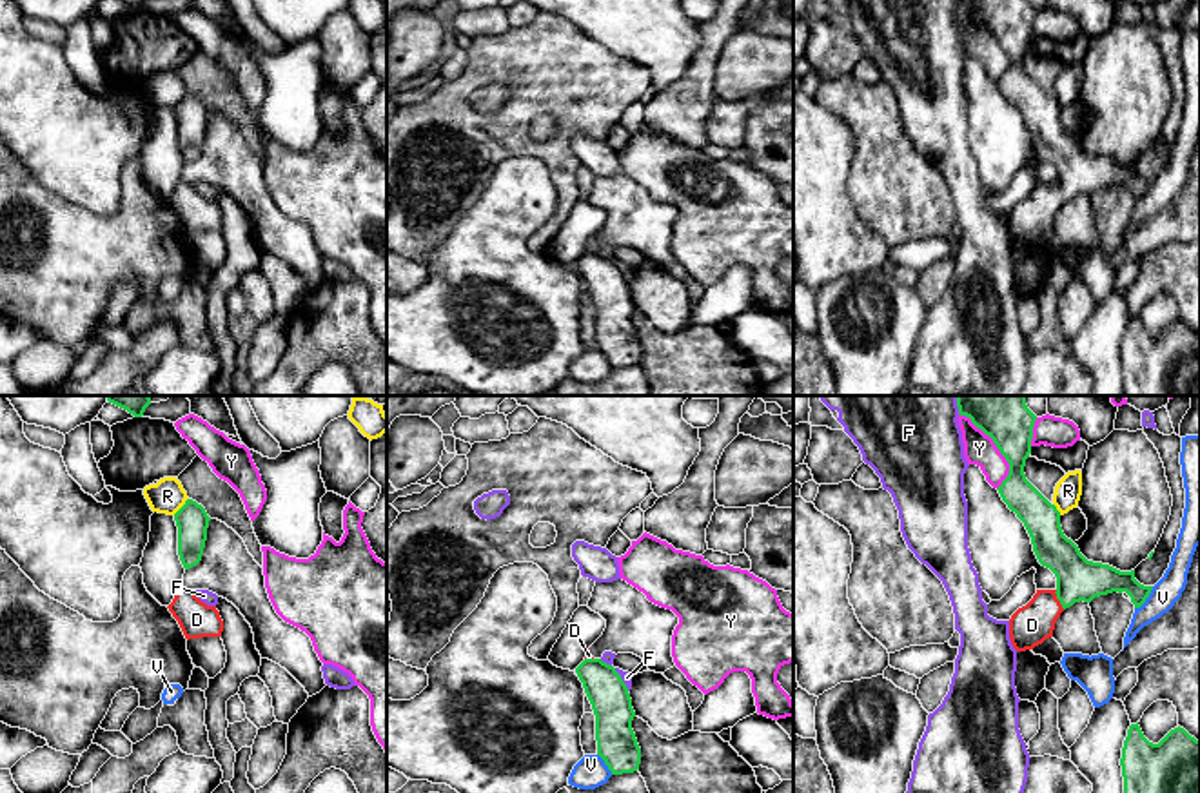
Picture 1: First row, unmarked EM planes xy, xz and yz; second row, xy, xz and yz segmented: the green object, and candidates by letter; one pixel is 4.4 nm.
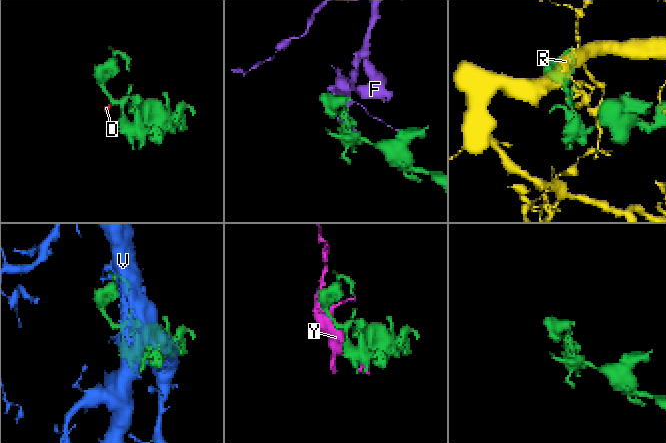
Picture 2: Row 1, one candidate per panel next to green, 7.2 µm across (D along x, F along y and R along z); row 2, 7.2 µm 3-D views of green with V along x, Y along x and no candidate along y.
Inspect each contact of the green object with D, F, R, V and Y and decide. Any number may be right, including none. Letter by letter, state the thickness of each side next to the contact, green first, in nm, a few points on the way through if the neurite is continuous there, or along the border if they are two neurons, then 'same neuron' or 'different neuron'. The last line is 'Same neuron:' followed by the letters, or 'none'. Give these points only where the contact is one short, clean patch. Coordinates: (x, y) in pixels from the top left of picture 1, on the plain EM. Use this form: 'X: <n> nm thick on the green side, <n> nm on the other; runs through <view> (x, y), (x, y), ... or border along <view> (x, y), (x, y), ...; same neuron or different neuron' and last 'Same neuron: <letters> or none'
D: 190 nm thick on the green side, 180 nm on the other; runs through yz (1079, 173), (1059, 193), (1032, 218); same neuron
F: 180 nm thick on the green side, 50 nm on the other; different neuron
R: 140 nm thick on the green side, 160 nm on the other; different neuron
V: 160 nm thick on the green side, 120 nm on the other; different neuron
Y: 190 nm thick on the green side, 140 nm on the other; different neuron
Same neuron: D

